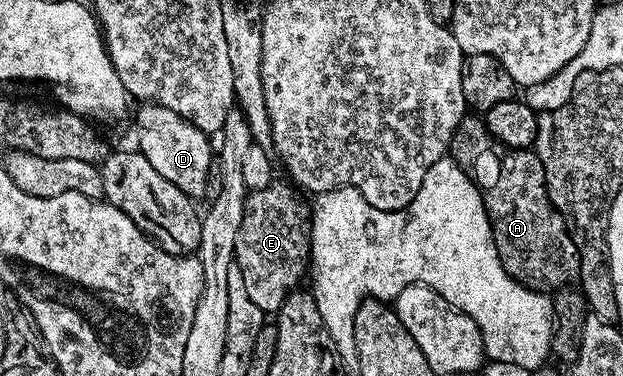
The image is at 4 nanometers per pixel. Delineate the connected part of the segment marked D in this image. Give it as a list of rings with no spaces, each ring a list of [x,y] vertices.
[[[145,101],[138,107],[141,108],[137,111],[136,150],[147,157],[151,166],[158,173],[163,173],[171,185],[175,185],[190,199],[200,200],[200,195],[205,191],[205,182],[209,179],[209,162],[212,164],[215,159],[214,152],[209,152],[210,136],[163,105]]]

